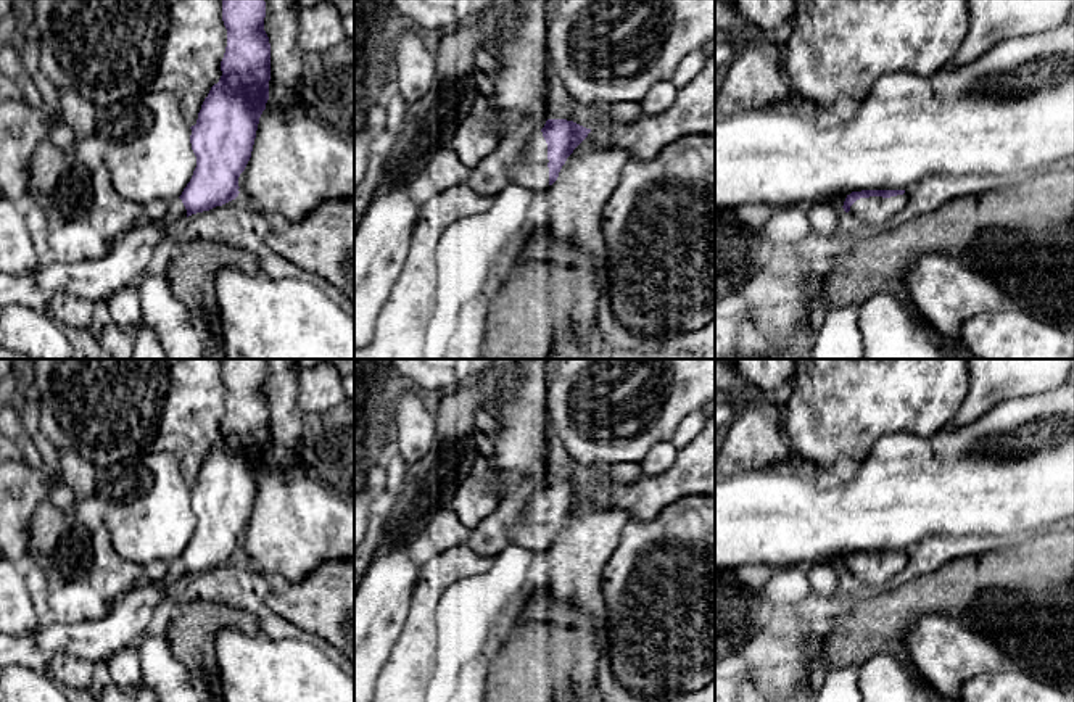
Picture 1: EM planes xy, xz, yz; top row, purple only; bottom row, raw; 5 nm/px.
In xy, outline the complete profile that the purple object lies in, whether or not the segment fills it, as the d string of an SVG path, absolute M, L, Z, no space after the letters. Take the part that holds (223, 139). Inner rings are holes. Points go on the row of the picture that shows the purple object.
M222 0L222 21L227 29L227 47L221 61L222 76L204 98L196 124L190 127L196 167L182 195L169 203L167 214L159 221L143 219L135 224L111 242L109 251L100 259L60 264L47 258L32 274L0 272L0 308L23 304L45 311L50 298L61 291L92 303L109 301L121 290L140 283L156 245L169 233L176 233L188 216L222 206L238 196L238 177L251 158L259 118L269 100L271 43L264 31L264 18L264 0Z

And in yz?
M861 190L852 192L844 201L847 219L881 229L898 214L908 201L905 190Z

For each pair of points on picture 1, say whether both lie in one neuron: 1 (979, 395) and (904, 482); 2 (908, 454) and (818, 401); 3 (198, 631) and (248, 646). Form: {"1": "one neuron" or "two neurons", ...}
{"1": "two neurons", "2": "two neurons", "3": "two neurons"}

